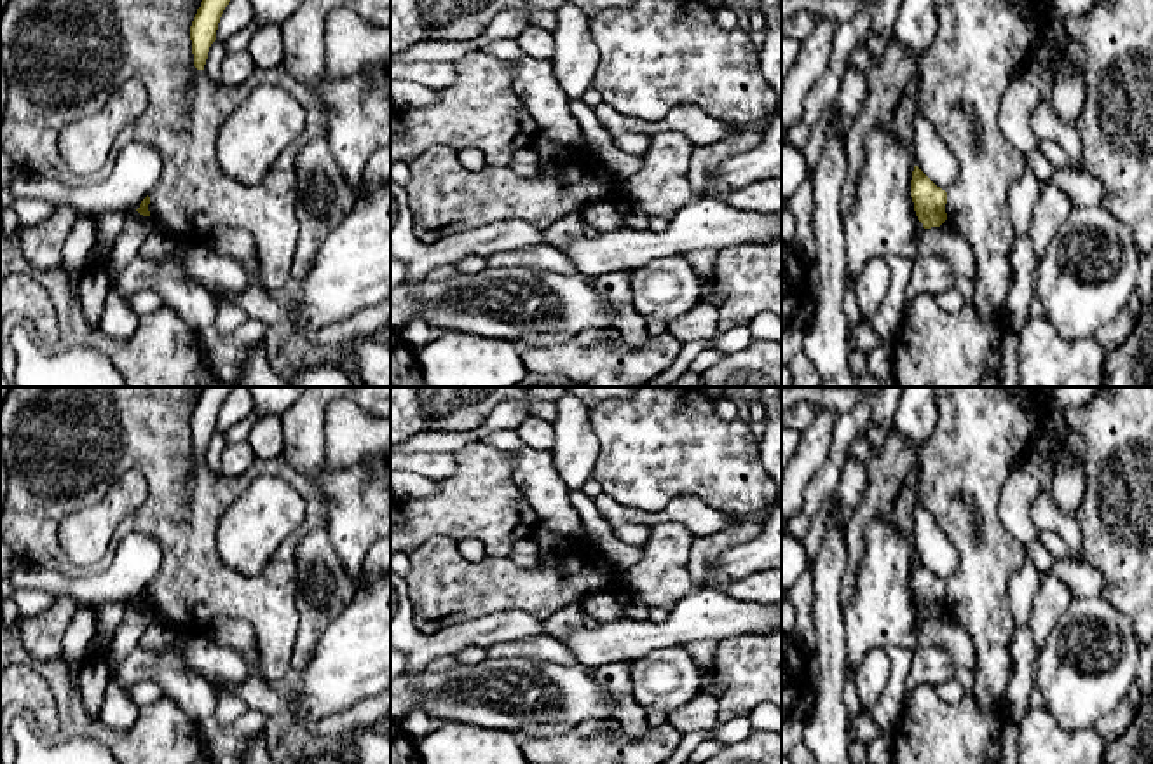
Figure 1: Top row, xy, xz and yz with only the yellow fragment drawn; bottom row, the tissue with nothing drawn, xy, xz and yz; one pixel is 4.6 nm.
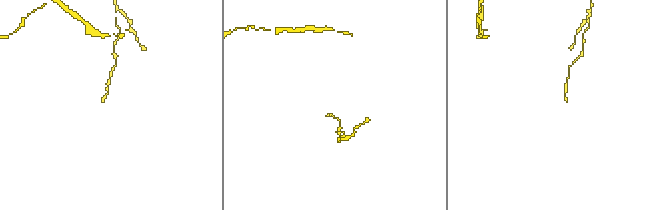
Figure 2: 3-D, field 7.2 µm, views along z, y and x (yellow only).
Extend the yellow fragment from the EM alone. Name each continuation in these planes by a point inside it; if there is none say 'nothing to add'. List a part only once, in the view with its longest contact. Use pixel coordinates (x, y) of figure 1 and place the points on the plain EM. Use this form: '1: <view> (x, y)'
nothing to add

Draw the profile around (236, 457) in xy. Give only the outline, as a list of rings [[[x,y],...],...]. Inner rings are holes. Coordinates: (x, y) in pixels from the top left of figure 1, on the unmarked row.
[[[246,441],[225,445],[220,473],[227,478],[239,478],[255,460],[251,445]]]

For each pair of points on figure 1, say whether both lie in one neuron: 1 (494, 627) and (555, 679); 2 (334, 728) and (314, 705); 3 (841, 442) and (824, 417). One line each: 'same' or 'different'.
1: different
2: different
3: different

